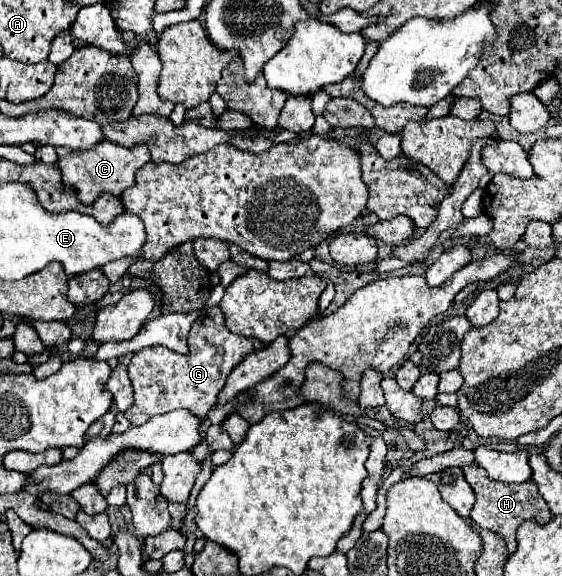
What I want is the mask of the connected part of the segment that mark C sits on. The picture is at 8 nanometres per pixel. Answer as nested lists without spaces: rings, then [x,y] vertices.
[[[100,141],[100,143],[96,143],[96,147],[86,149],[86,151],[68,149],[68,147],[58,147],[56,151],[60,157],[58,167],[60,167],[64,183],[74,187],[80,201],[84,201],[84,203],[96,201],[96,195],[100,195],[100,193],[122,195],[128,187],[134,185],[136,169],[140,169],[144,163],[150,161],[148,145],[144,145],[144,143],[138,143],[130,149],[126,149],[126,147],[114,145],[112,141]]]

